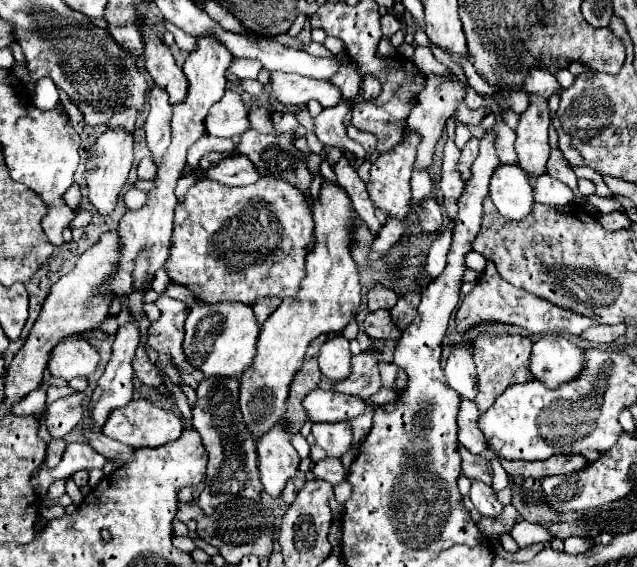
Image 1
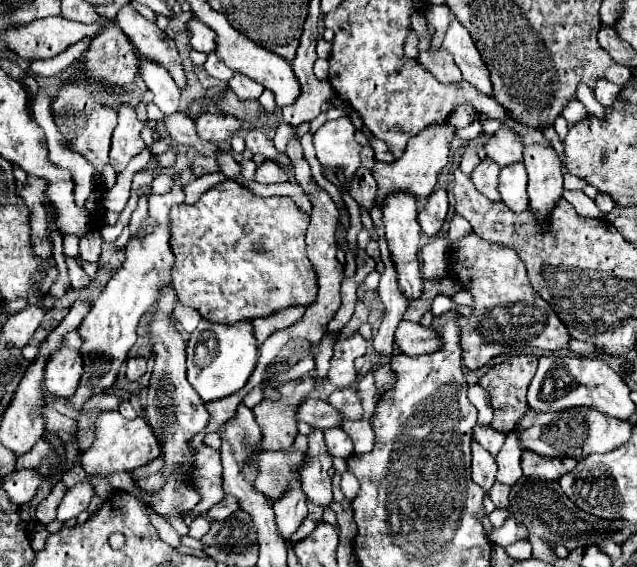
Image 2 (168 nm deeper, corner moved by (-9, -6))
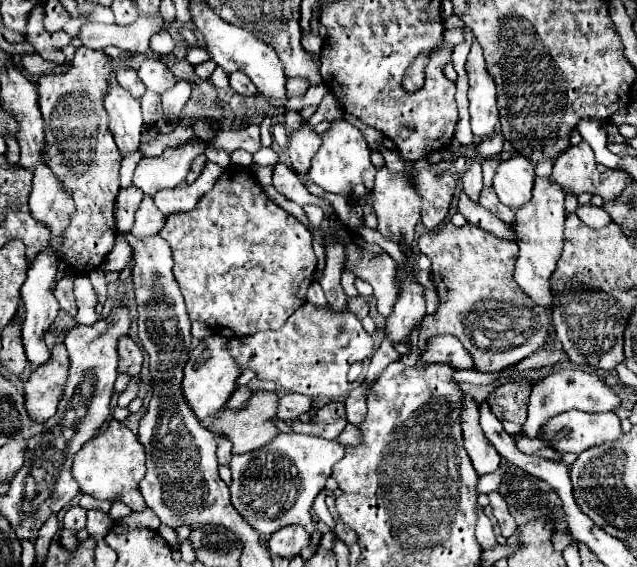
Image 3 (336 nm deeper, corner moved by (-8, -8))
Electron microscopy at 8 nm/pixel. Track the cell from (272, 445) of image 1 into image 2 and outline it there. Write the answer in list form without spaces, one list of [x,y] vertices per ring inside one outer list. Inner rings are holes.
[[[294,482],[294,486],[290,486],[290,494],[286,494],[286,498],[280,498],[274,504],[274,514],[276,514],[278,534],[288,542],[290,536],[300,528],[302,520],[308,516],[306,496],[304,496],[302,488],[298,486],[298,482]]]

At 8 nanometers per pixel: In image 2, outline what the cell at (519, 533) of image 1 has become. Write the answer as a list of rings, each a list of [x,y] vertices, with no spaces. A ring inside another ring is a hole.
[[[508,518],[506,522],[498,529],[494,529],[489,534],[489,540],[499,546],[509,546],[509,543],[516,541],[518,525],[514,518]]]

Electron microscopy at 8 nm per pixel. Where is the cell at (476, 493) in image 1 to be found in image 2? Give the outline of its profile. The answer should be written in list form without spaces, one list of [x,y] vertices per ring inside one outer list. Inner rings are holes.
[[[472,440],[472,480],[484,488],[484,492],[488,494],[488,490],[494,484],[494,476],[496,476],[496,460],[494,456],[484,450],[478,442]]]

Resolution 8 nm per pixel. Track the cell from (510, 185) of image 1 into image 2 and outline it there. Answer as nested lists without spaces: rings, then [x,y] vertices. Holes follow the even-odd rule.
[[[522,162],[510,164],[500,170],[500,182],[498,182],[498,192],[502,196],[502,202],[514,210],[522,212],[528,210],[528,194],[526,194],[526,184],[528,176],[524,170]]]

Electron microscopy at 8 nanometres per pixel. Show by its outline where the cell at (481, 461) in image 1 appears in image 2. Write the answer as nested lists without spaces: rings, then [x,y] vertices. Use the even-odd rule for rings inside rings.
[[[500,482],[494,484],[488,492],[488,496],[490,496],[490,500],[494,502],[496,508],[508,508],[508,494],[510,494],[510,488],[500,484]]]

